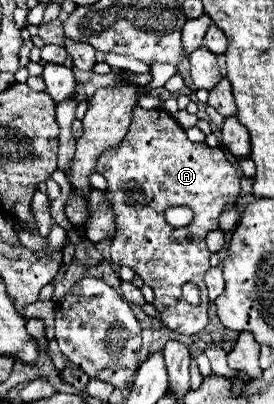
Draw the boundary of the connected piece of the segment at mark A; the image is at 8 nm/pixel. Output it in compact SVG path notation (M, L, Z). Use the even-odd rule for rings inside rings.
M138 106L128 134L120 146L100 154L96 170L108 182L106 194L116 214L116 236L110 248L112 264L132 268L154 290L154 308L168 330L186 336L202 332L208 322L208 292L202 280L210 270L204 238L218 228L218 216L224 206L238 198L240 180L234 164L222 148L212 150L204 142L186 140L182 126L166 110L144 110ZM172 206L188 206L194 212L194 220L178 228L178 238L176 230L164 220L164 212ZM188 236L194 236L194 240L190 242ZM186 282L200 288L198 306L190 306L184 300L182 286Z

